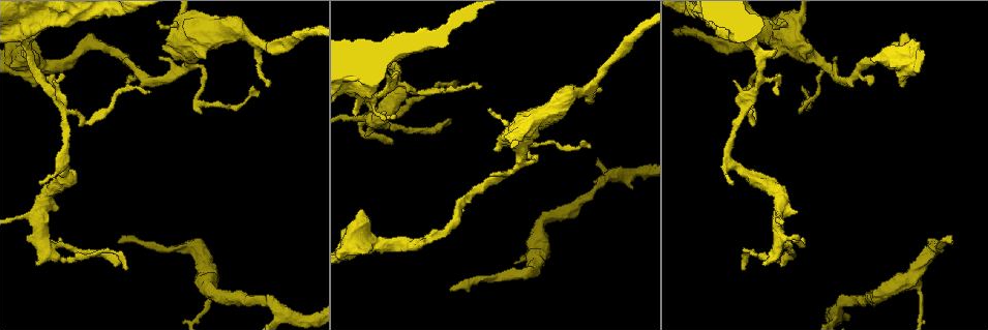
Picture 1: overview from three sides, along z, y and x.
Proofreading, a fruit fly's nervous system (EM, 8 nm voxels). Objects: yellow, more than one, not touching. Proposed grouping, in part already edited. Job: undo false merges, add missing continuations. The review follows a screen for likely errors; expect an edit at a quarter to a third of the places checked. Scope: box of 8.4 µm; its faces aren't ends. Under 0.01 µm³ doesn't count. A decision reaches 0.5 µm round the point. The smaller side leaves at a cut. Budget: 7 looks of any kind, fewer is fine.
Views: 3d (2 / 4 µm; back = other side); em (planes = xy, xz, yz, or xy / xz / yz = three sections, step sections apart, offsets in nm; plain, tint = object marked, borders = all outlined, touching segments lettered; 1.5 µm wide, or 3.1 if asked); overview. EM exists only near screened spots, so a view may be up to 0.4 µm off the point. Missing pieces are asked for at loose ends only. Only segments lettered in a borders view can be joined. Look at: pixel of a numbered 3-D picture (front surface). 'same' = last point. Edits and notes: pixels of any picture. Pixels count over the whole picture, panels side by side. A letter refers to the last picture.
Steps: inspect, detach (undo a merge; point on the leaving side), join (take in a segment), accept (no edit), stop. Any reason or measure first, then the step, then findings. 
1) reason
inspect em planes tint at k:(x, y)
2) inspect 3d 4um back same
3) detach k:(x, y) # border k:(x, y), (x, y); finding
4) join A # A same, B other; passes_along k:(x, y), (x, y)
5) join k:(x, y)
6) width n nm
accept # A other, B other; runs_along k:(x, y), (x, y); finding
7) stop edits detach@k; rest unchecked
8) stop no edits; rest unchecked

tapers out
inspect em planes borders at 1:(751, 84)

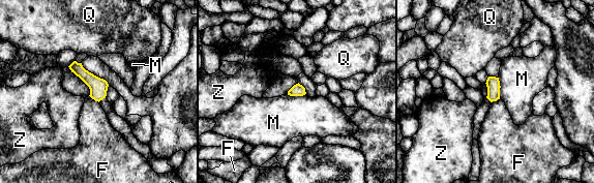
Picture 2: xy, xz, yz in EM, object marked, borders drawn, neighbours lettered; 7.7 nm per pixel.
longest_contact M 180 nm
accept # F other, M other, Q other, Z other; border 2:(498, 77), (500, 98); no lettered segment goes on from it

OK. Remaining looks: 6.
branch stops here
inspect 3d 2um back at 1:(742, 270)

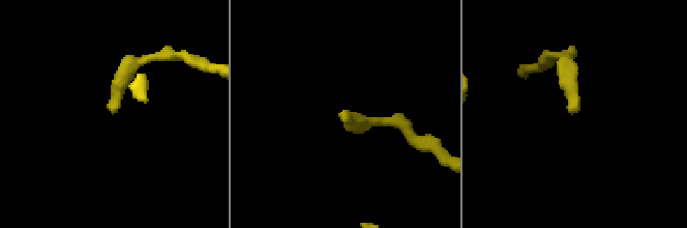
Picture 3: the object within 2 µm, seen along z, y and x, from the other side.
need the tissue
inspect em planes tint at 3:(111, 110)

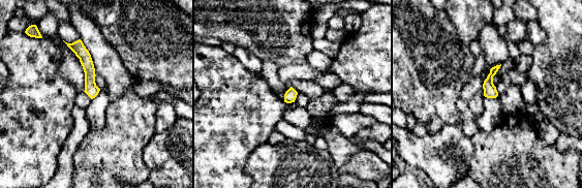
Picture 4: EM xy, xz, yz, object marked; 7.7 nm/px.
inspect em planes borders same

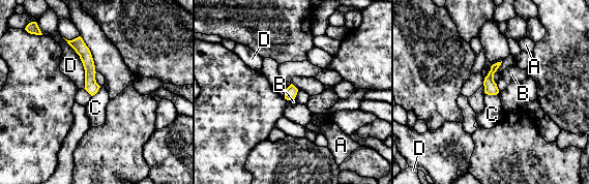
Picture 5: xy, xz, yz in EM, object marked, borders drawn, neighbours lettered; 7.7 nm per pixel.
longest_contact D 440 nm
accept # A other, B other, C other, D other; no lettered segment goes on from it

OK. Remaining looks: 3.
inspect 3d 2um at 1:(949, 243)

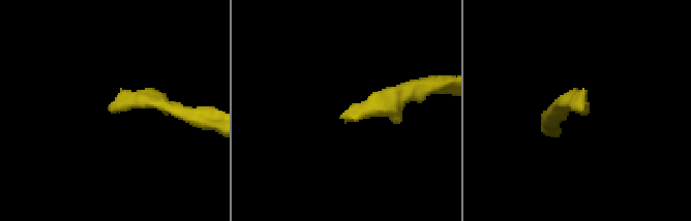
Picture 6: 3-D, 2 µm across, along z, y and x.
shape alone is not enough
inspect em xy step 4 borders at 6:(114, 109)

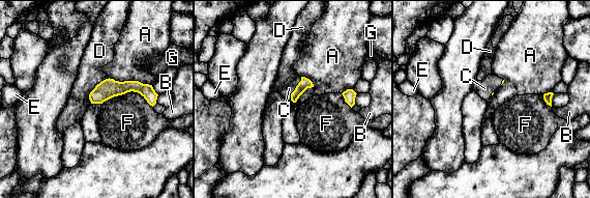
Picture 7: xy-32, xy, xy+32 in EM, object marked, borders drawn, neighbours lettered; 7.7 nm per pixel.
inspect em planes borders same

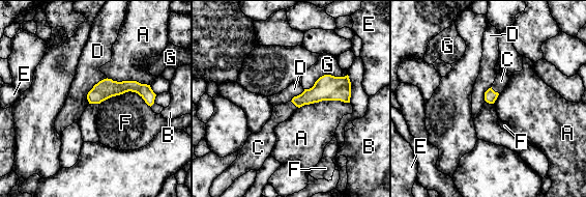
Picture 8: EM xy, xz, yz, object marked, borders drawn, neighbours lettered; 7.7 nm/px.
join C # A other, B other, C same, D other, E other, F other, G other; passes_along 8:(490, 95), (494, 91), (501, 81); it goes on there

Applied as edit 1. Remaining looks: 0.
stop edits join@8; rest unchecked

